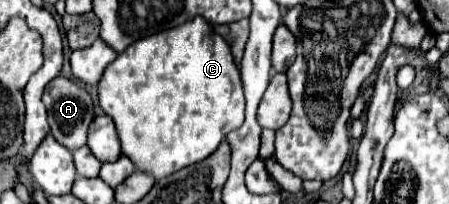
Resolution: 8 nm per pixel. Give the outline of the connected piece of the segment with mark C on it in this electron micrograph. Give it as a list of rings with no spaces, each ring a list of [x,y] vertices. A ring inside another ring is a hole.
[[[194,18],[182,26],[146,36],[130,44],[108,64],[98,82],[98,102],[114,120],[122,144],[122,154],[134,162],[134,168],[150,176],[164,178],[184,166],[206,160],[224,140],[224,136],[244,122],[244,92],[240,70],[234,64],[228,44],[204,18]]]

